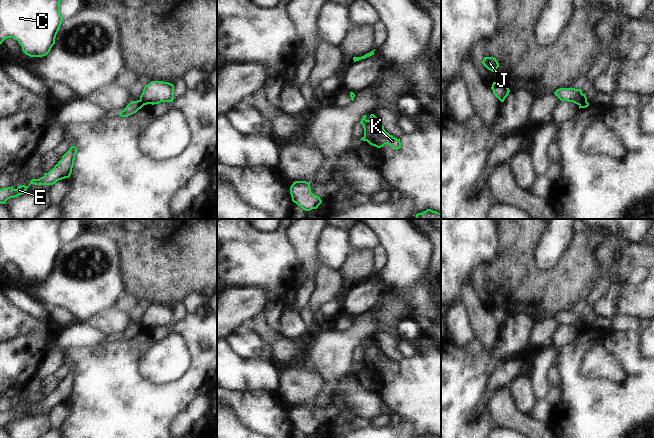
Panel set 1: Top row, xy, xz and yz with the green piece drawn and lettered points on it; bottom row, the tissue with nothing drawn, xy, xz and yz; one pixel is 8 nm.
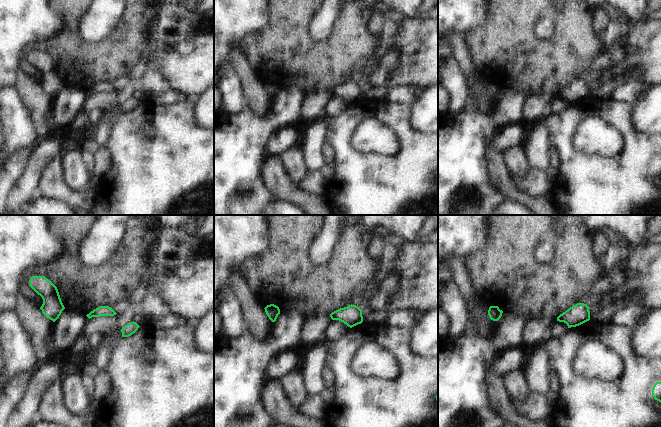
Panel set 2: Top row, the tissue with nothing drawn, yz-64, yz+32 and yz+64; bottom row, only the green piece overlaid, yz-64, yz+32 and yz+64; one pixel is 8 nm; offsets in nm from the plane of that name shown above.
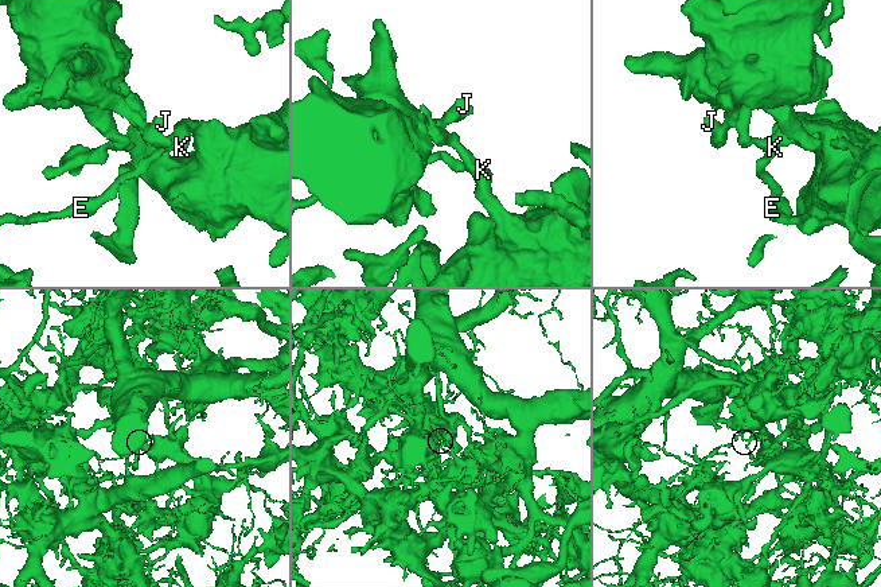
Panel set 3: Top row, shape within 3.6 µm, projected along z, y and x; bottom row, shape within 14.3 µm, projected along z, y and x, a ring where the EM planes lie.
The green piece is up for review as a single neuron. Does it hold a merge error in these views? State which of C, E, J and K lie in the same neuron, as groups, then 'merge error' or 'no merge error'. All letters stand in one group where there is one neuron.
groups C E J / K; merge error

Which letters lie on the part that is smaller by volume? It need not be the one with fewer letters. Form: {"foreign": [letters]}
{"foreign": ["K"]}

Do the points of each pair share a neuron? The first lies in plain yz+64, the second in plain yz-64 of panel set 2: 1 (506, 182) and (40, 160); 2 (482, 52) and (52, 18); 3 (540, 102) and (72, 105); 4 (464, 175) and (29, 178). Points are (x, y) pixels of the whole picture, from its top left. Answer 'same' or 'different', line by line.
1: different
2: different
3: different
4: different

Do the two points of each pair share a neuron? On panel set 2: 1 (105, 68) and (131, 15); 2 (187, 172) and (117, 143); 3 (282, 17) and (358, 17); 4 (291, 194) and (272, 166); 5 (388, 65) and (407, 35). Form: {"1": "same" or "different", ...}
{"1": "same", "2": "same", "3": "same", "4": "same", "5": "different"}

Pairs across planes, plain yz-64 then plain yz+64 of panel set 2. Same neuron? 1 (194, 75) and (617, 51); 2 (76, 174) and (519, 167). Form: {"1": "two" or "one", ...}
{"1": "two", "2": "one"}

